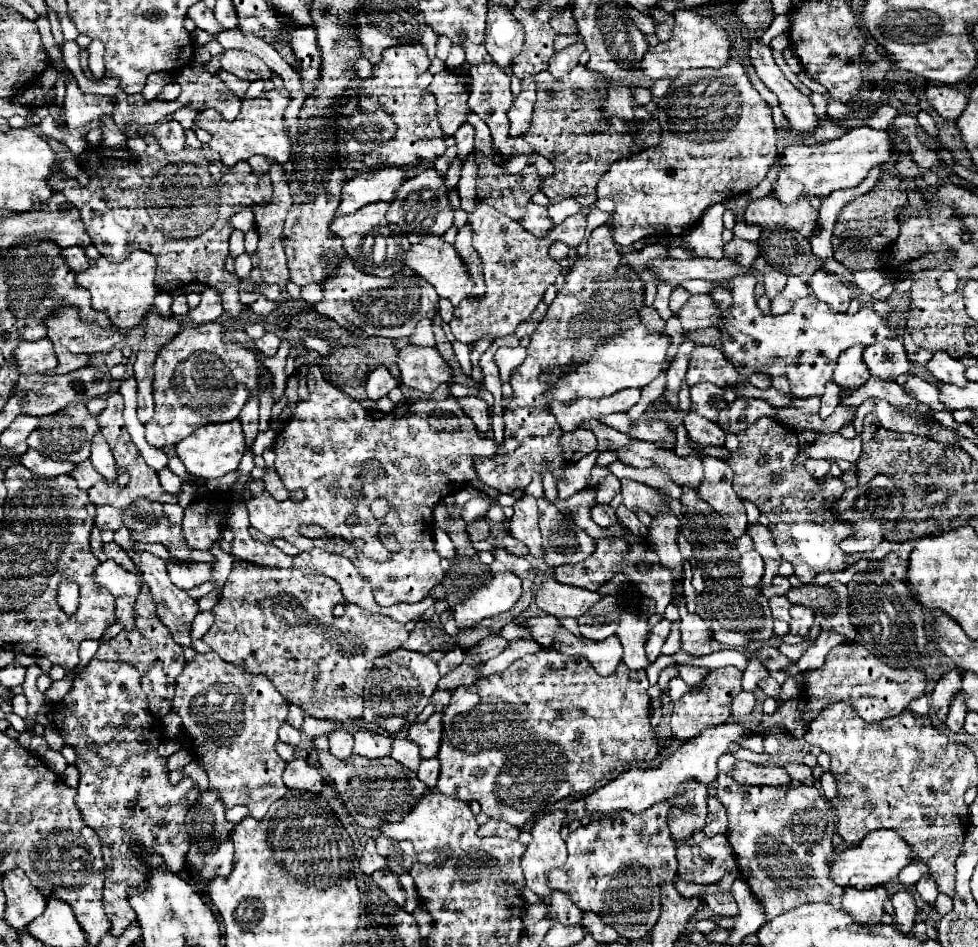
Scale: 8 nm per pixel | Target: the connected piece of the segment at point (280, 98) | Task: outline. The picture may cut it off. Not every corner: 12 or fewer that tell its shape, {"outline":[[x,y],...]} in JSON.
{"outline":[[278,90],[242,99],[238,119],[204,109],[196,125],[226,167],[266,155],[290,159]]}

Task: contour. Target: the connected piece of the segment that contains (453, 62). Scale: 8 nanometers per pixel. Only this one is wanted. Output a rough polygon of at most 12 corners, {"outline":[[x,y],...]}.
{"outline":[[452,44],[445,65],[456,69],[465,62],[465,53]]}

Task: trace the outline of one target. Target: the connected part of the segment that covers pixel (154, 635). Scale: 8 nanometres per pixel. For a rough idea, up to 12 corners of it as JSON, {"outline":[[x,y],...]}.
{"outline":[[116,543],[108,559],[140,579],[134,629],[100,643],[96,659],[138,667],[148,709],[172,711],[186,663],[156,615],[144,575]]}

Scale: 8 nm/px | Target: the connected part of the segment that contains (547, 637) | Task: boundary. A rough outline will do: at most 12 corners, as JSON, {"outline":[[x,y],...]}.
{"outline":[[552,615],[532,617],[526,625],[542,647],[554,643],[554,633],[562,629]]}

